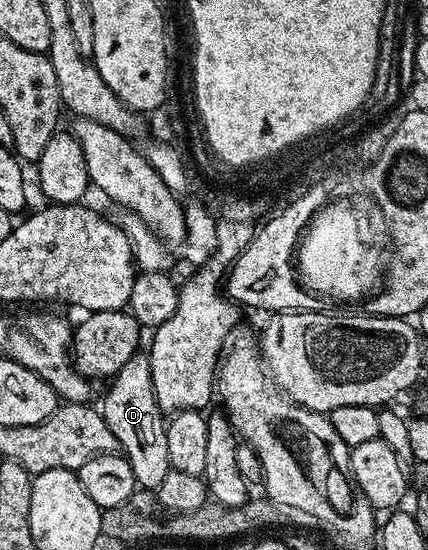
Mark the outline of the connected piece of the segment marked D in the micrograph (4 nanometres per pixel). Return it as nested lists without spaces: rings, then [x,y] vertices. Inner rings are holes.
[[[139,352],[109,379],[106,395],[102,398],[100,409],[102,419],[112,428],[121,453],[132,464],[132,476],[136,476],[138,486],[143,490],[157,491],[159,484],[171,470],[168,460],[167,419],[158,407],[156,394],[152,388],[152,364],[149,353]]]

